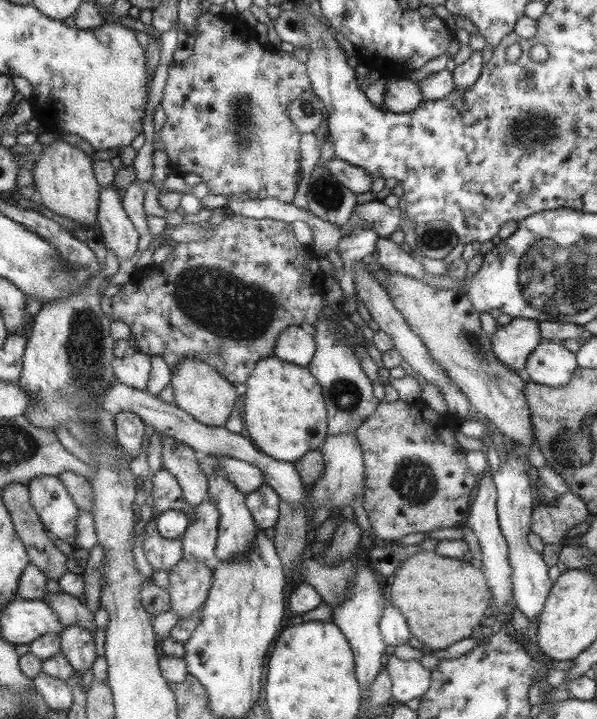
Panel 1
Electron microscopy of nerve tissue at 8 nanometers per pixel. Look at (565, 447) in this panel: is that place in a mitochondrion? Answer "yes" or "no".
yes

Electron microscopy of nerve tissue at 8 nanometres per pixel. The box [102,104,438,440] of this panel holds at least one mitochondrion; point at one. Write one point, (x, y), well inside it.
(213, 299)

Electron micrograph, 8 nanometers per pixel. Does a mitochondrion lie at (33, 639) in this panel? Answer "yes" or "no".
no

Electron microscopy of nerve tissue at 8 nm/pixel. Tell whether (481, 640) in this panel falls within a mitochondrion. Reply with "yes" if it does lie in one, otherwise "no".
no

